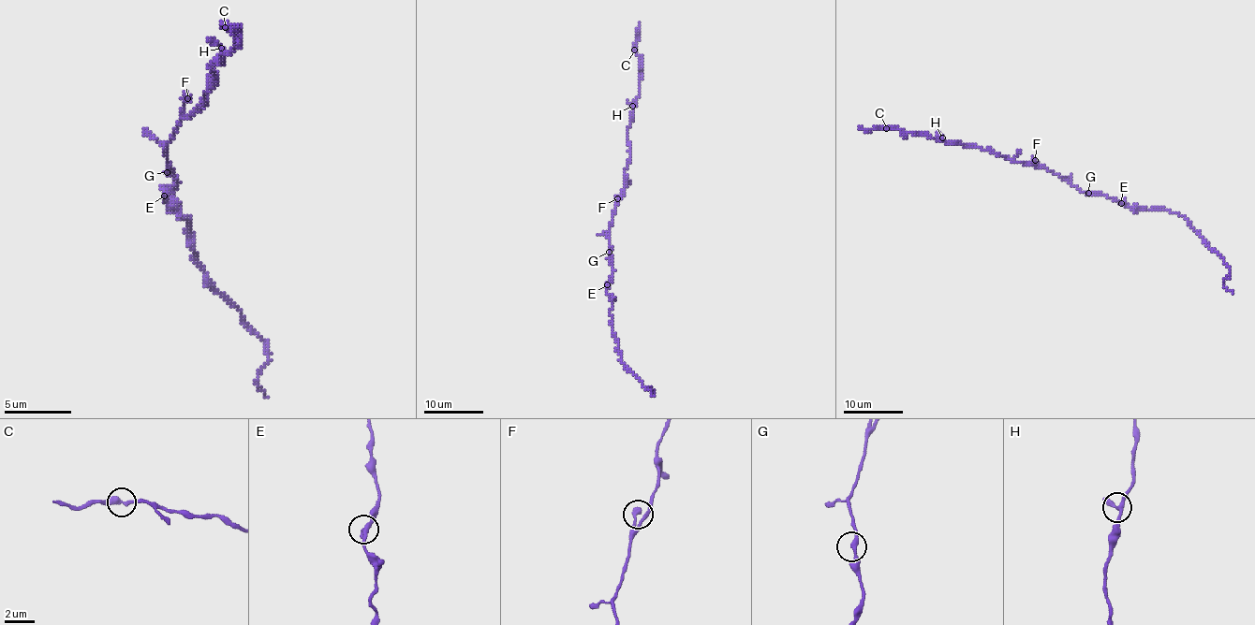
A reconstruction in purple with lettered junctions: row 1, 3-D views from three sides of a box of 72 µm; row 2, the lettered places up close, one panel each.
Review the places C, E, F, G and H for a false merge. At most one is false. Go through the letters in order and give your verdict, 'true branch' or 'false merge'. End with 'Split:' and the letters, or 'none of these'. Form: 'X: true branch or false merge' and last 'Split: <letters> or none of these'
C: true branch
E: true branch
F: true branch
G: true branch
H: true branch
Split: none of these

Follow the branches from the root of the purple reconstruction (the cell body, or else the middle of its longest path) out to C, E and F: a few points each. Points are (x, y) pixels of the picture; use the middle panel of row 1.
C: (609, 234), (614, 206), (625, 187), (625, 169), (629, 159), (629, 116), (639, 96), (640, 56), (634, 50)
E: (609, 234), (613, 277), (607, 284)
F: (609, 234), (617, 198)

